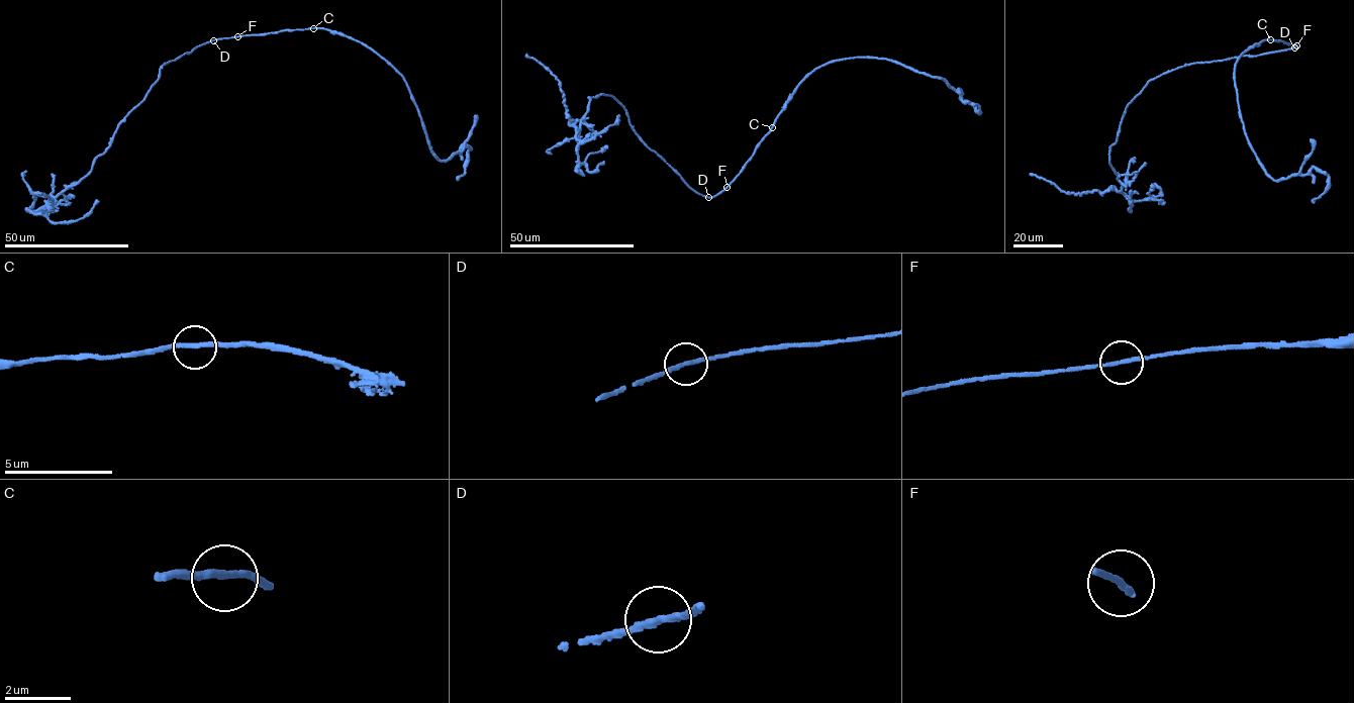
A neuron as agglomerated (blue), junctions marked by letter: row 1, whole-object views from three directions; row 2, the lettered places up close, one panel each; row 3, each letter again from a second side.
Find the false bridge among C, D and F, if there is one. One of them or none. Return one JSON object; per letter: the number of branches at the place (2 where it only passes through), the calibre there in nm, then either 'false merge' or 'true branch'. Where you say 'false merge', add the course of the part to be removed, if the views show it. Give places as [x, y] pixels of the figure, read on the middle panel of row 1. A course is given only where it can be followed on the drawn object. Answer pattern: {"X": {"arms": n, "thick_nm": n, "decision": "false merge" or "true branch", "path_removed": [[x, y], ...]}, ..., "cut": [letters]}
{"C": {"arms": 2, "thick_nm": 240, "decision": "true branch"}, "D": {"arms": 2, "thick_nm": 160, "decision": "true branch"}, "F": {"arms": 2, "thick_nm": 170, "decision": "true branch"}, "cut": []}

